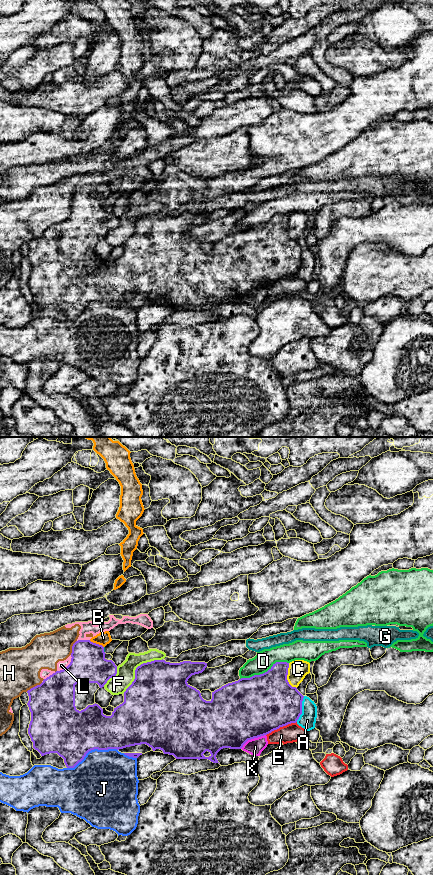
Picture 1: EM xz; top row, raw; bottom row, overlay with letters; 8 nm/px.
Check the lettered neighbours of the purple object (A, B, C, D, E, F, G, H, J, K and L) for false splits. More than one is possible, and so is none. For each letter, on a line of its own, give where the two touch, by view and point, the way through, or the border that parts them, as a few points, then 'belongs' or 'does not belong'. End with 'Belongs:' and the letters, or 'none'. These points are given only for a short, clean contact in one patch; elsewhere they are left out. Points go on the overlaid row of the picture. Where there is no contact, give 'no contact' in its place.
A: meets purple in xz at (301, 709); does not belong
B: meets purple in xz at (95, 643); runs through xz (88, 664), (88, 655), (95, 643), (103, 638); belongs
C: meets purple in xz at (286, 677); does not belong
D: meets purple in xz at (265, 672); does not belong
E: meets purple in xz at (281, 726); does not belong
F: meets purple in xz at (137, 667); does not belong
G: meets purple in xz at (103, 650); does not belong
H: meets purple in xz at (35, 686); does not belong
J: meets purple in xz at (91, 749); does not belong
K: meets purple in xz at (252, 738); does not belong
L: meets purple in xz at (68, 665); does not belong
Belongs: B

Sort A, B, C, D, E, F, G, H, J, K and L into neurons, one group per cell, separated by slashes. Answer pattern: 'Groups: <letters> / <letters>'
Groups: A / B / C / D / E / F / G / H L / J / K

